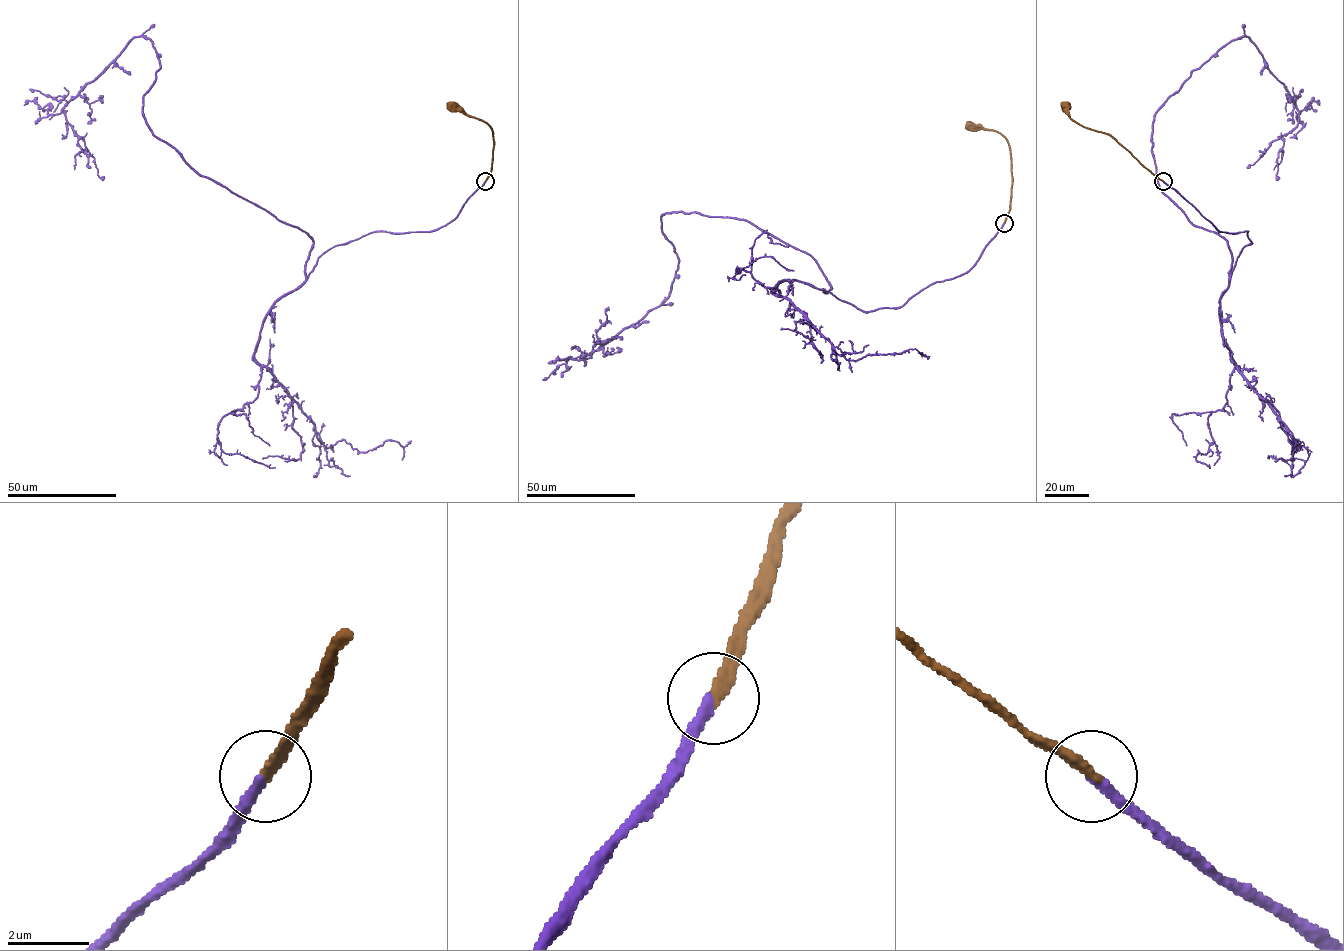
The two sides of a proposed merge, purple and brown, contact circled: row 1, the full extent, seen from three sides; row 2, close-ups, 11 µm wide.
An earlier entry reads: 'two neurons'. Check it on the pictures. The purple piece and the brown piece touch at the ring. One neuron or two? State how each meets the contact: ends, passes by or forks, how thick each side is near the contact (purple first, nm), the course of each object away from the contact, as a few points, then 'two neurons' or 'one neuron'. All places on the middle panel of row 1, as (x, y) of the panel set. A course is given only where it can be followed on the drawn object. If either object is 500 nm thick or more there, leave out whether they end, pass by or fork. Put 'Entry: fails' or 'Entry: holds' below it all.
purple ends there; brown ends there; 240 nm thick on the purple side, 280 nm on the other; purple runs (1004, 224), (965, 273), (864, 311), (746, 220), (666, 213), (668, 296), (581, 358), (622, 338); brown runs (1004, 224), (1010, 208), (1012, 174), (1009, 143), (994, 131), (971, 127); one neuron
Entry: fails

